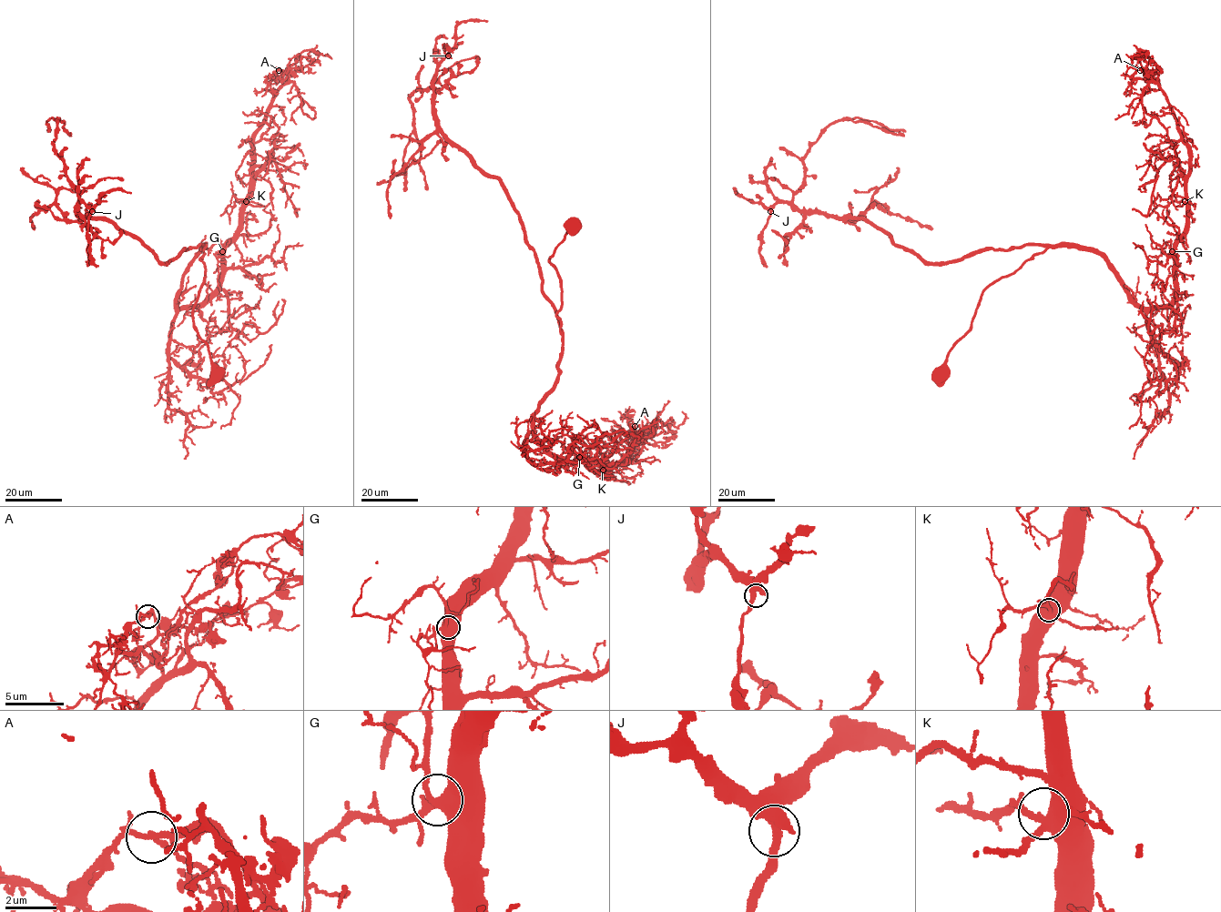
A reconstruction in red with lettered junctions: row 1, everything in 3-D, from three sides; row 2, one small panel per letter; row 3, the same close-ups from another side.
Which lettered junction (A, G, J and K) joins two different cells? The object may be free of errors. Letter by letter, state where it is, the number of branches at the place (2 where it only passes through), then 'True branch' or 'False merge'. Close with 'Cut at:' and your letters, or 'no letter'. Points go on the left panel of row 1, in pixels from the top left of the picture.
A: Place: (279, 70). Branches: 3. False merge
G: Place: (222, 251). Branches: 3. True branch
J: Place: (92, 211). Branches: 3. True branch
K: Place: (246, 201). Branches: 3. True branch
Cut at: A

